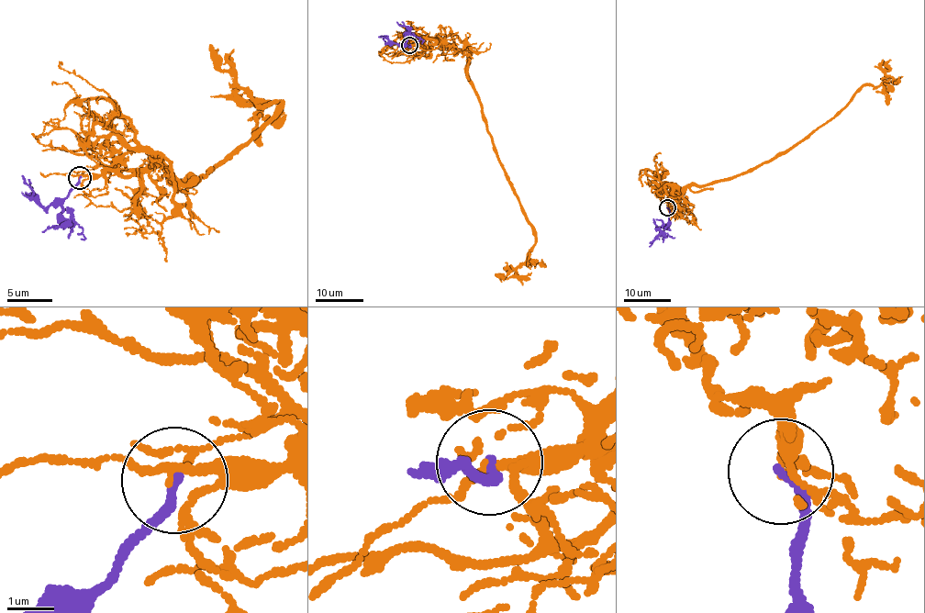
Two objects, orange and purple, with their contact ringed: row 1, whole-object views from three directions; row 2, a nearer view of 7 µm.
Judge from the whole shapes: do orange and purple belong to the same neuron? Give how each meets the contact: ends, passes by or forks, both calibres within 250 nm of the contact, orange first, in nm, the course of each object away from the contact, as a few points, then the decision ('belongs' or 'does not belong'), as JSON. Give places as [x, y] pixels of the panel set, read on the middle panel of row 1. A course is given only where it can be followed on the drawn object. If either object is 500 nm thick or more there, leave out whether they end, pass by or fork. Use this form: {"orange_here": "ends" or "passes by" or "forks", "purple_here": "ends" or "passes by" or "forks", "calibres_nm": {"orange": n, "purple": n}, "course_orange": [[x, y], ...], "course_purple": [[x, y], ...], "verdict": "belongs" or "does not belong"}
{"orange_here": "passes by", "purple_here": "ends", "calibres_nm": {"orange": 170, "purple": 200}, "course_orange": [[409, 45], [440, 41], [468, 53], [469, 79], [482, 118], [536, 237], [523, 262], [503, 278], [495, 273]], "course_purple": [[409, 45], [406, 44], [408, 34], [420, 38], [422, 44]], "verdict": "does not belong"}

